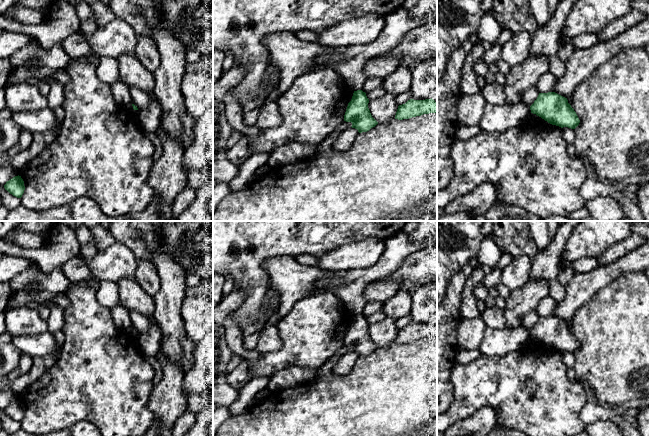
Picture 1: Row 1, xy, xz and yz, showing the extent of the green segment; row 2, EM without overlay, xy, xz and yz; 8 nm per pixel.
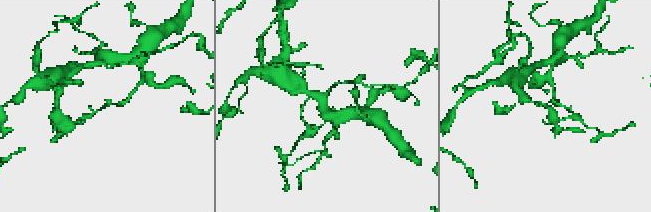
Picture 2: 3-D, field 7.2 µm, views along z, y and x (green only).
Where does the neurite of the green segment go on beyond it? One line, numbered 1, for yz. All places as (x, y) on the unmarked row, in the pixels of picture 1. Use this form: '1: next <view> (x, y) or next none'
1: next none

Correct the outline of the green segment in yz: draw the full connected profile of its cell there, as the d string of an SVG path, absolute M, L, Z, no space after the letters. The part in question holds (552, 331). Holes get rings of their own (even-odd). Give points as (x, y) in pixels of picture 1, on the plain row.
M539 317L537 323L530 330L531 337L536 338L548 347L561 352L575 353L580 344L568 327L567 322L555 317Z

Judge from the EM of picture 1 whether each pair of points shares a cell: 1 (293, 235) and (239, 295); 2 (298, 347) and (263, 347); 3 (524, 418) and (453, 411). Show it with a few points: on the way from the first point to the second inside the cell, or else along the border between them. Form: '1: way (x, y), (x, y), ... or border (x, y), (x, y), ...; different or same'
1: border (237, 285), (244, 293), (244, 299), (233, 313); different
2: border (277, 326), (281, 347), (274, 351), (262, 353); different
3: way (506, 400), (471, 399); same

